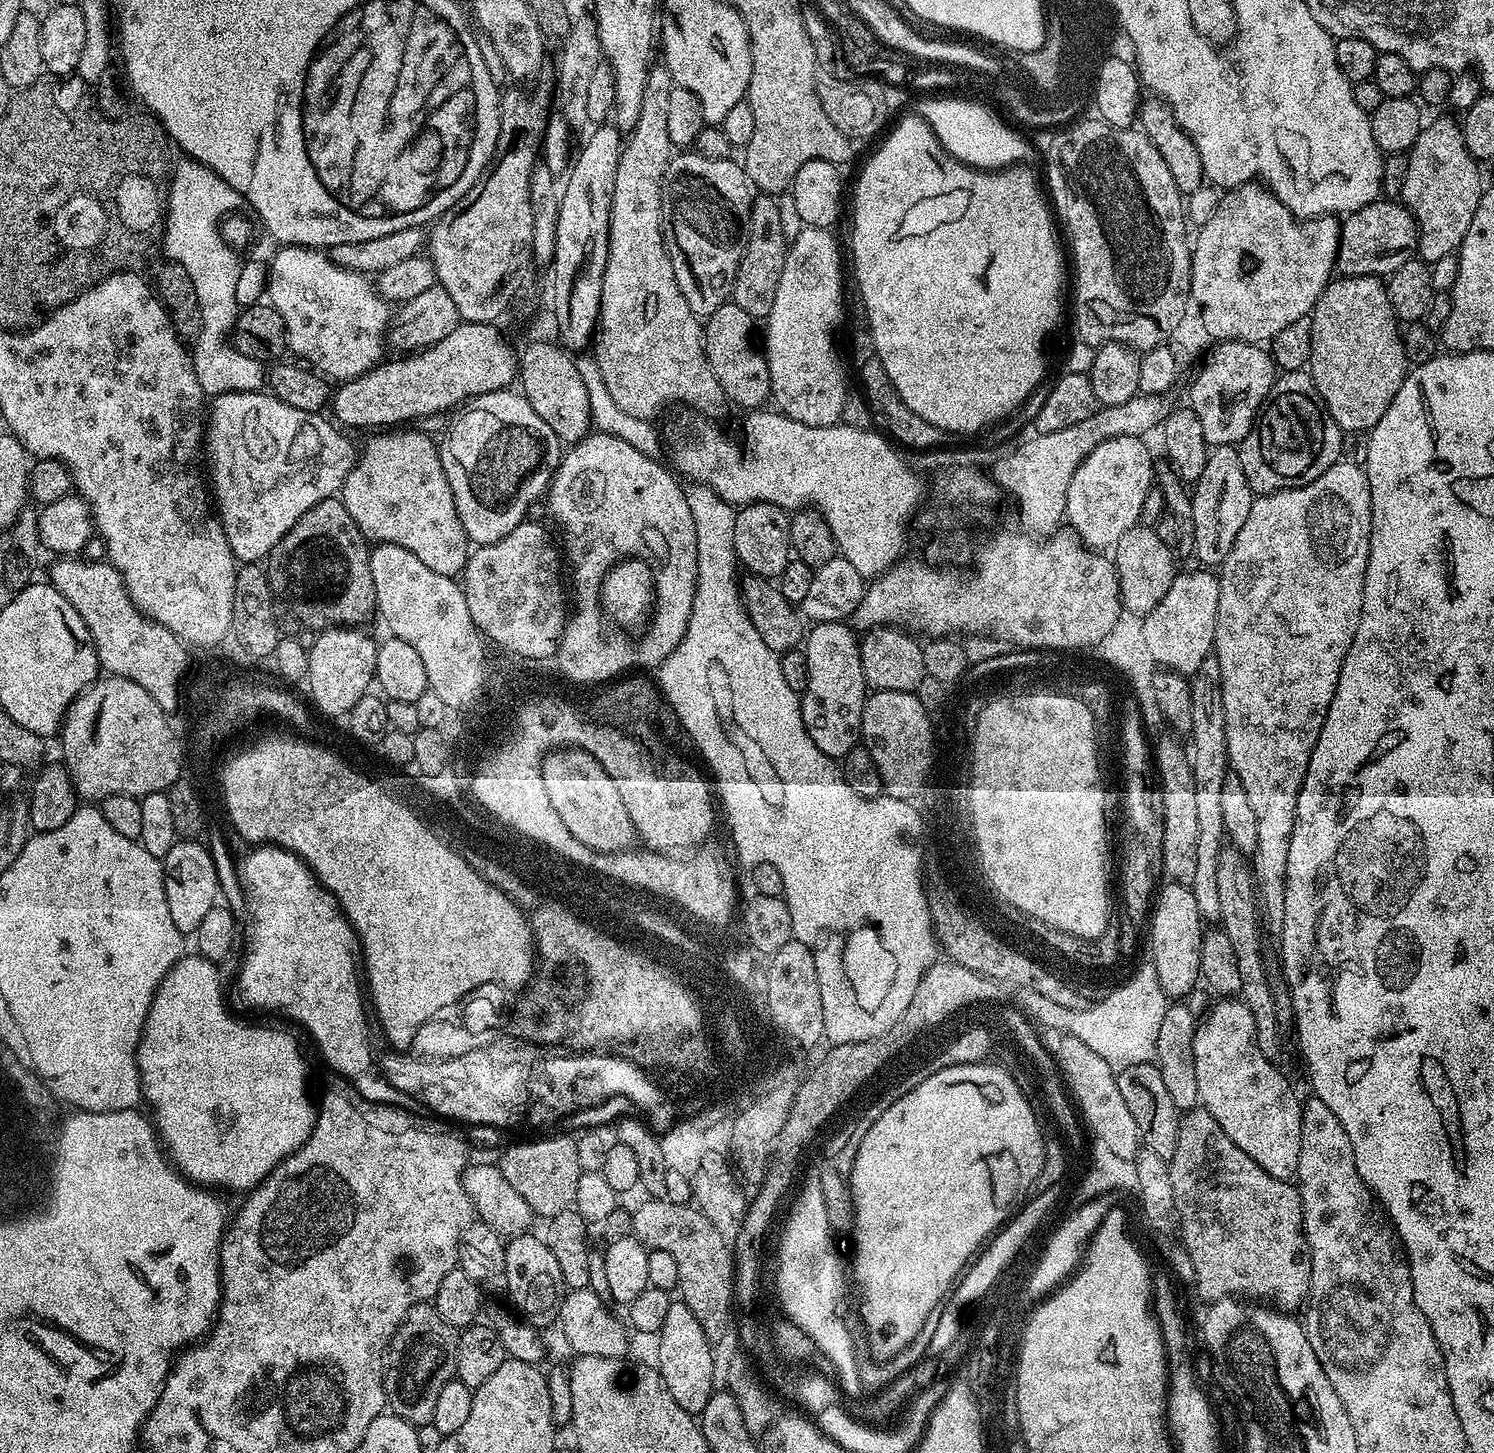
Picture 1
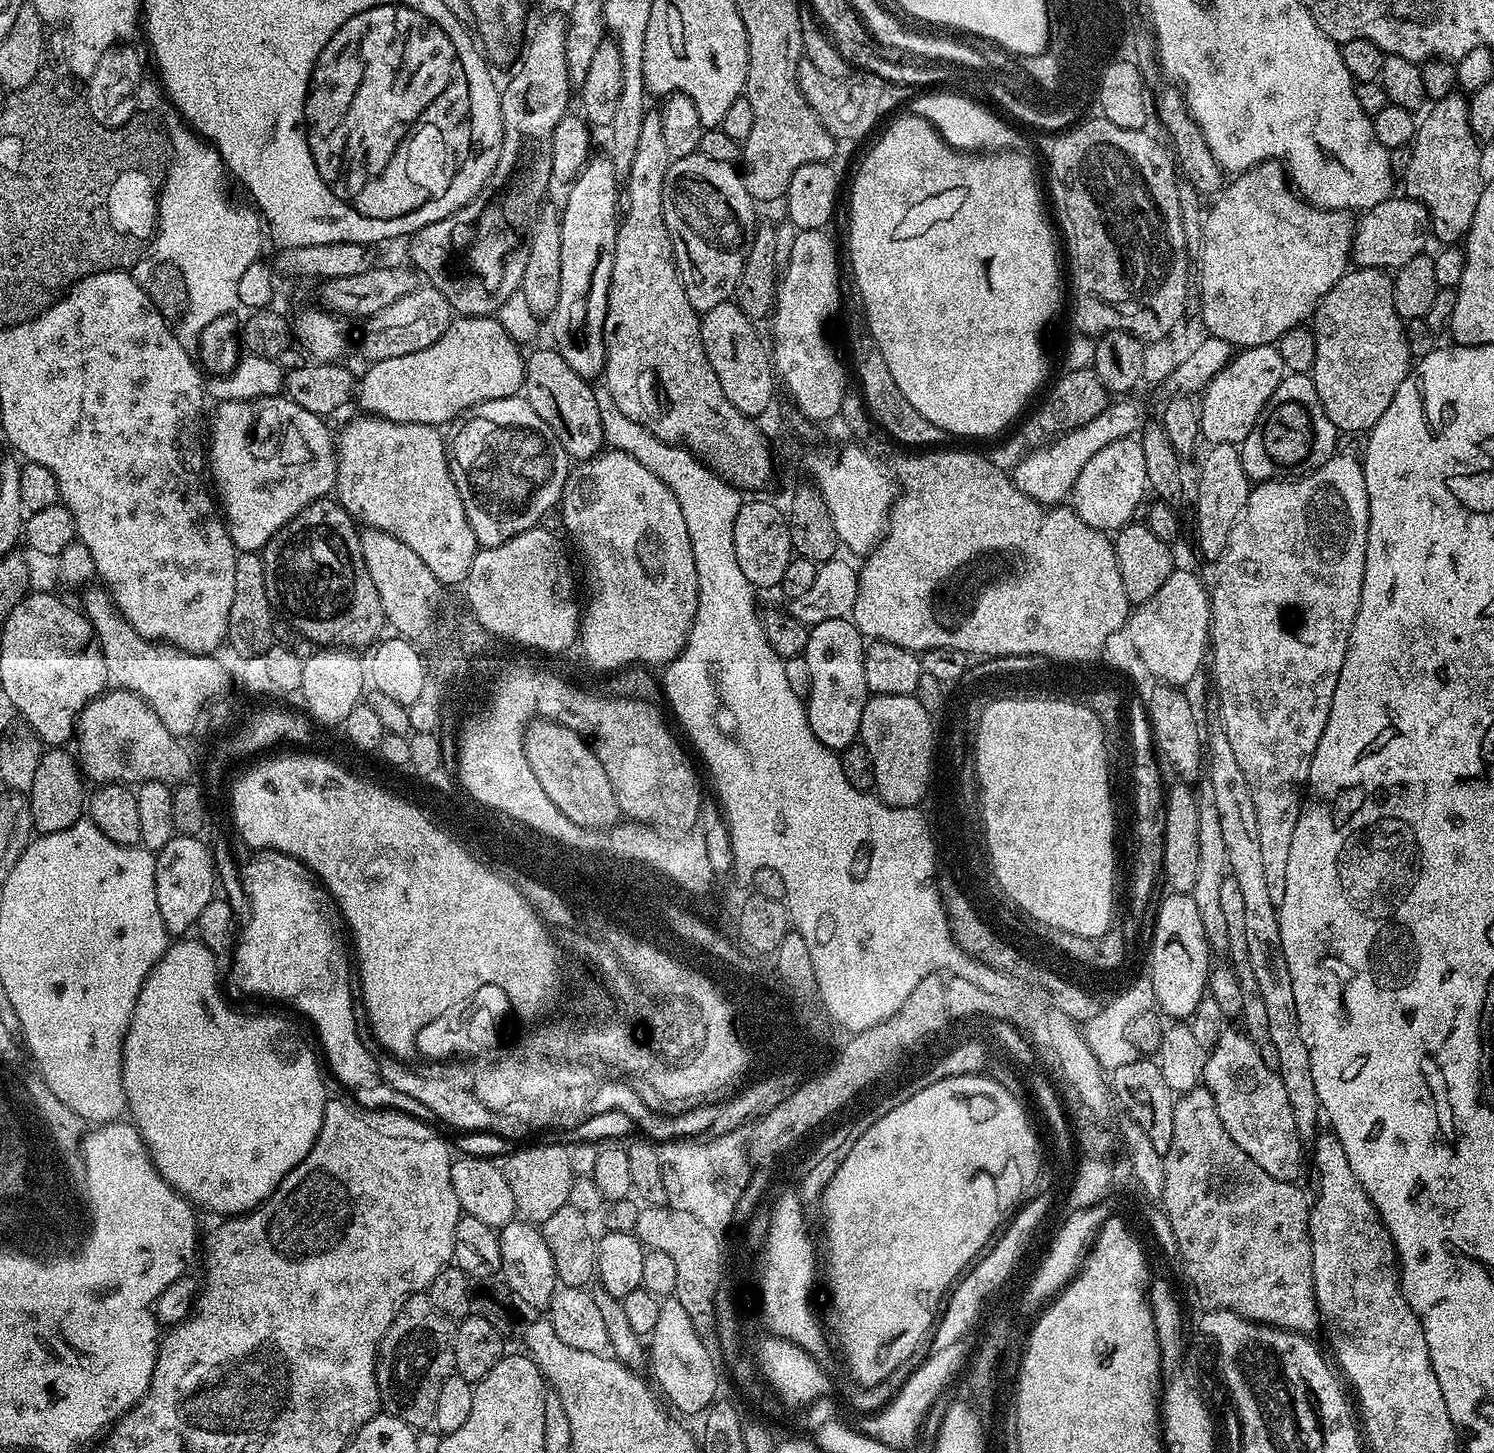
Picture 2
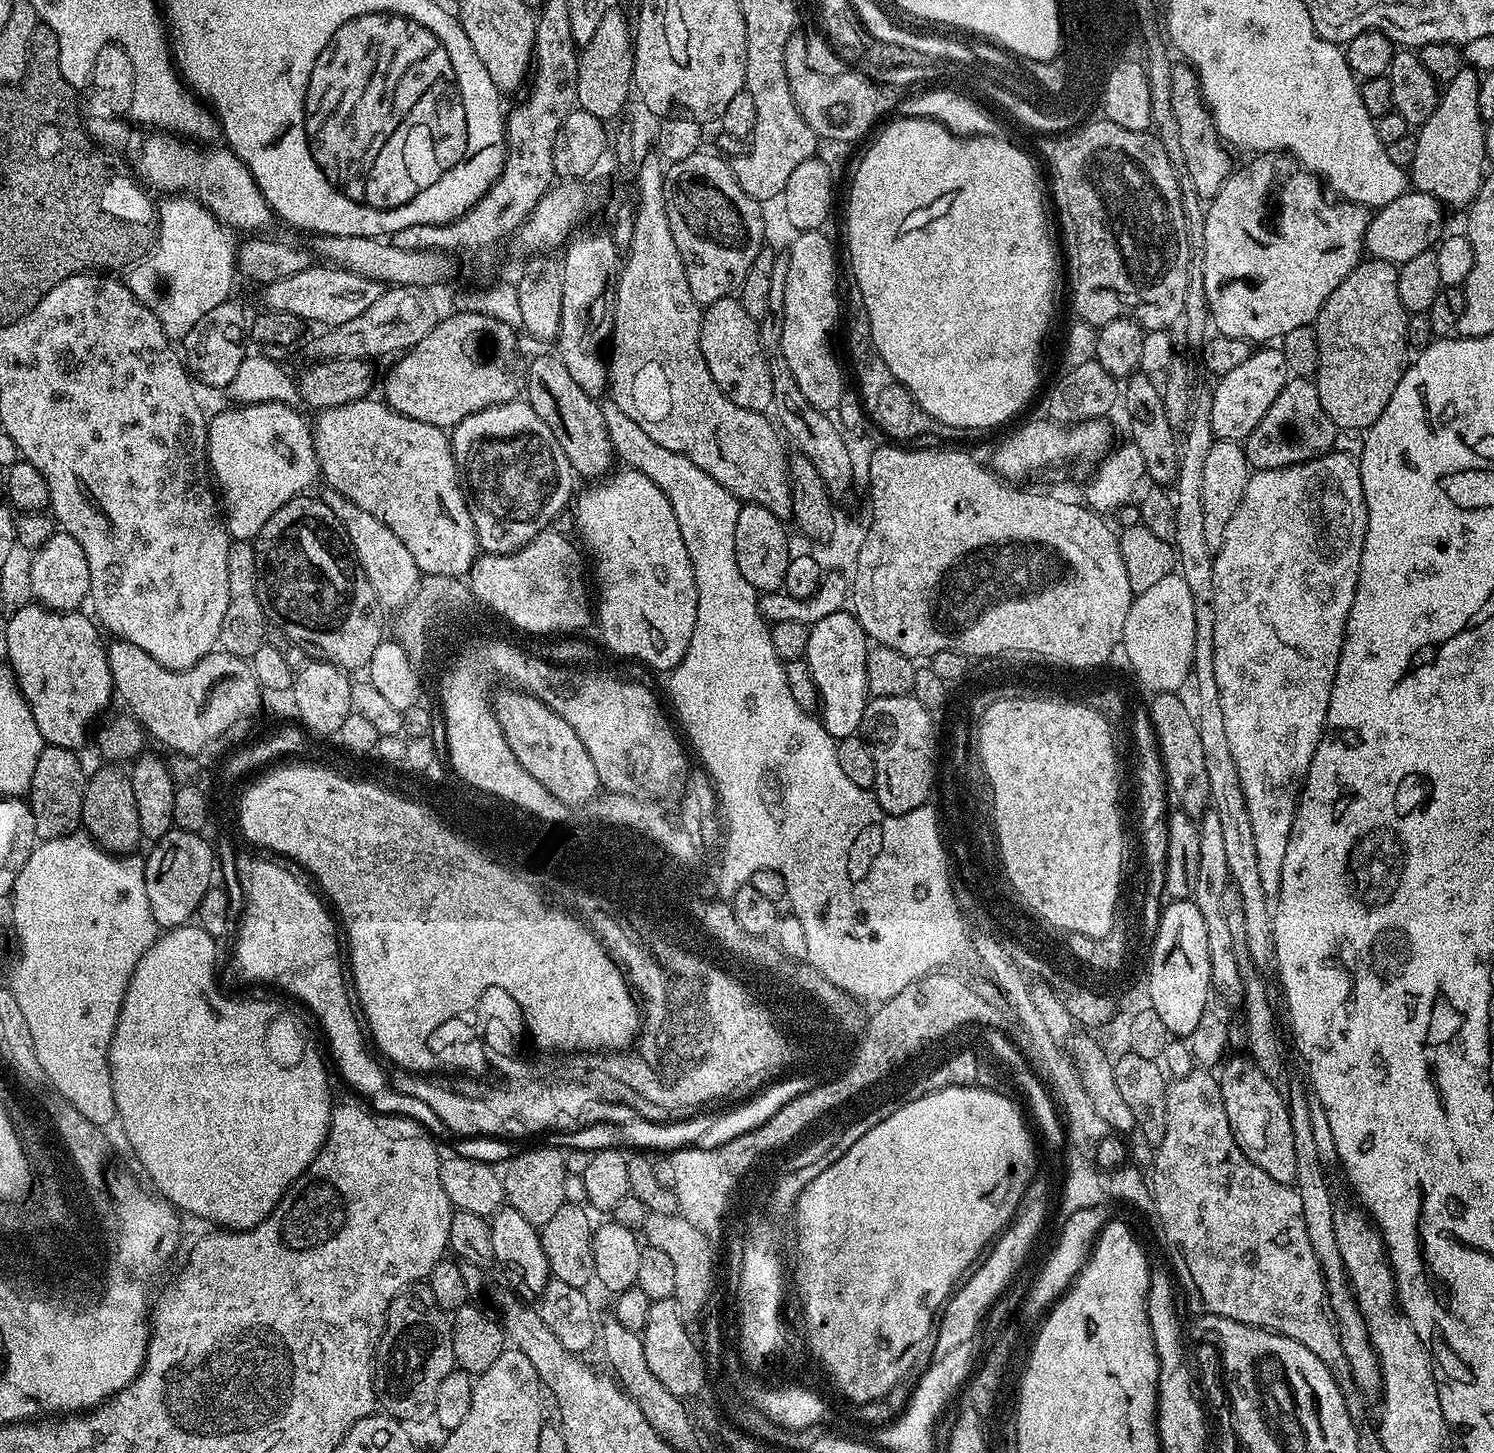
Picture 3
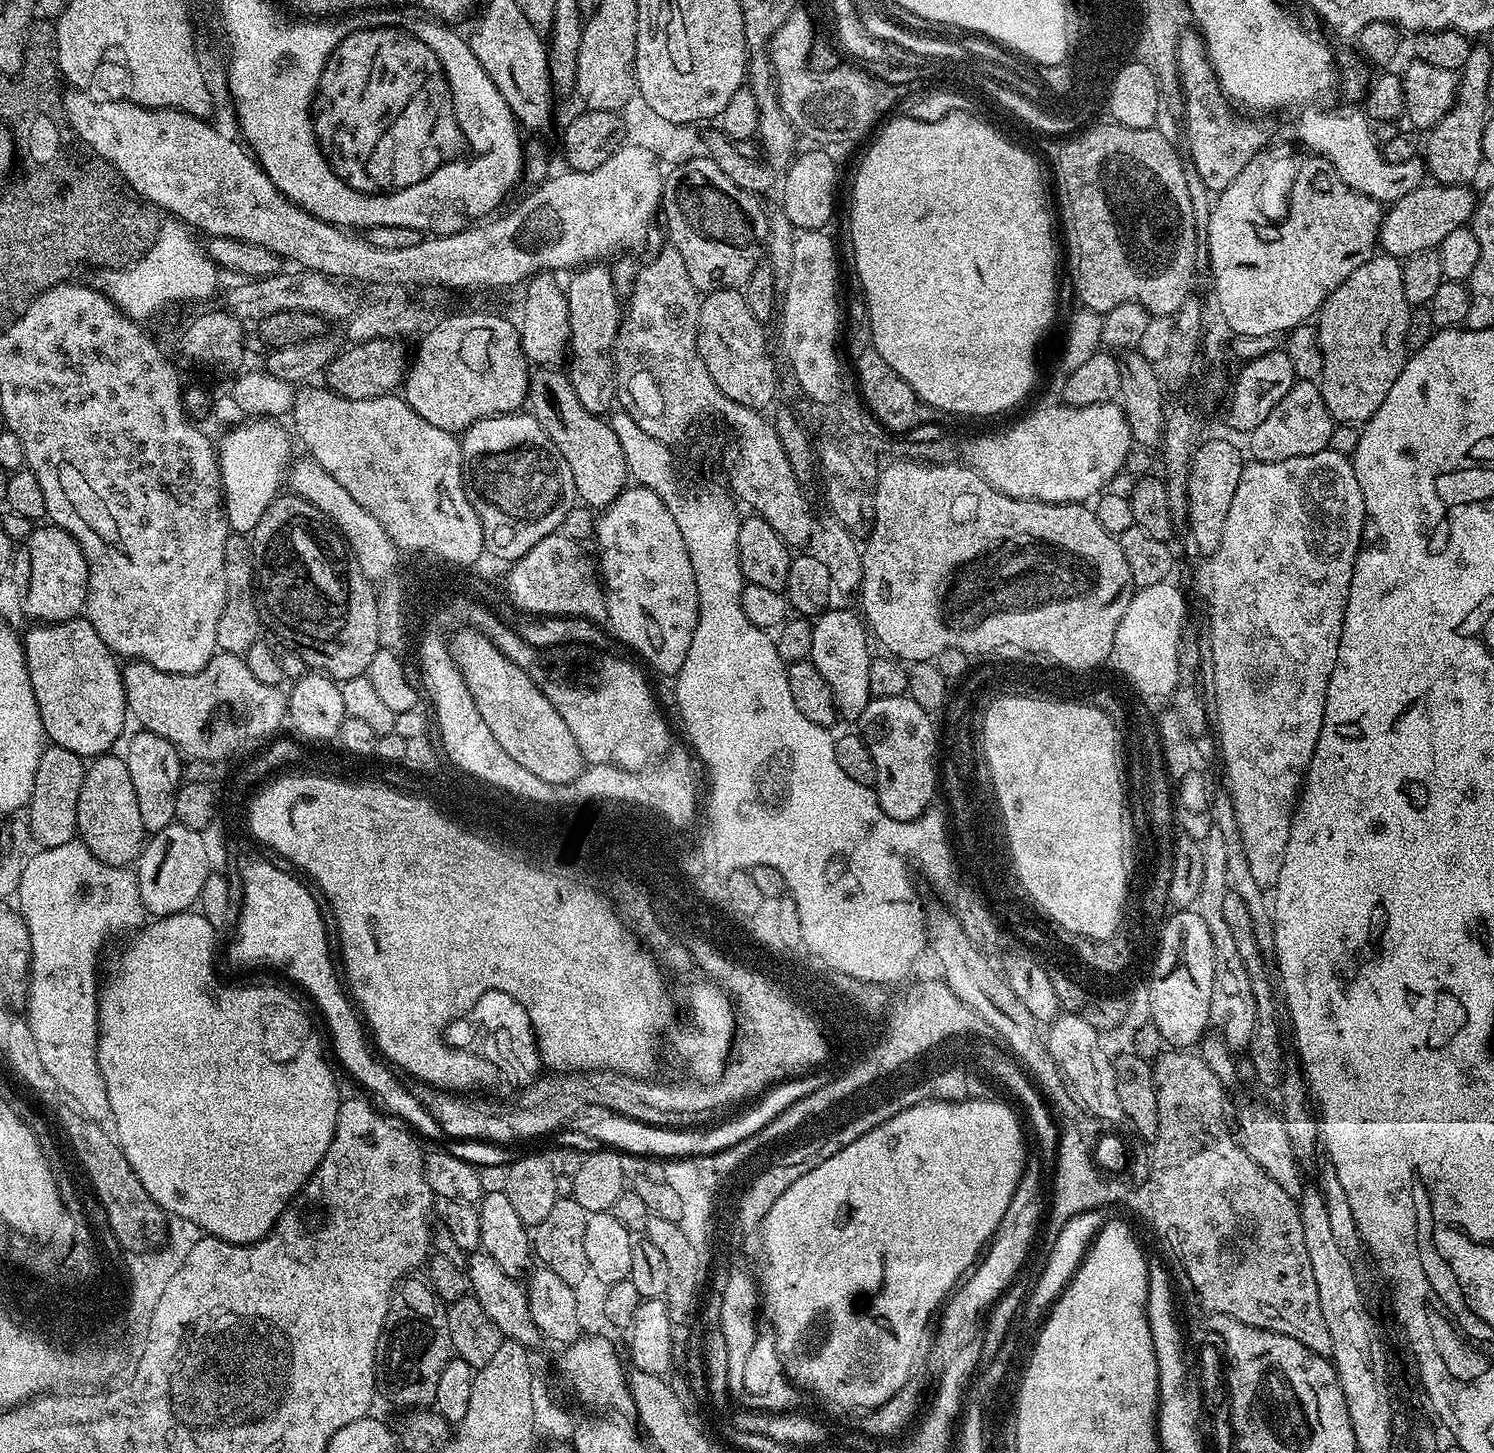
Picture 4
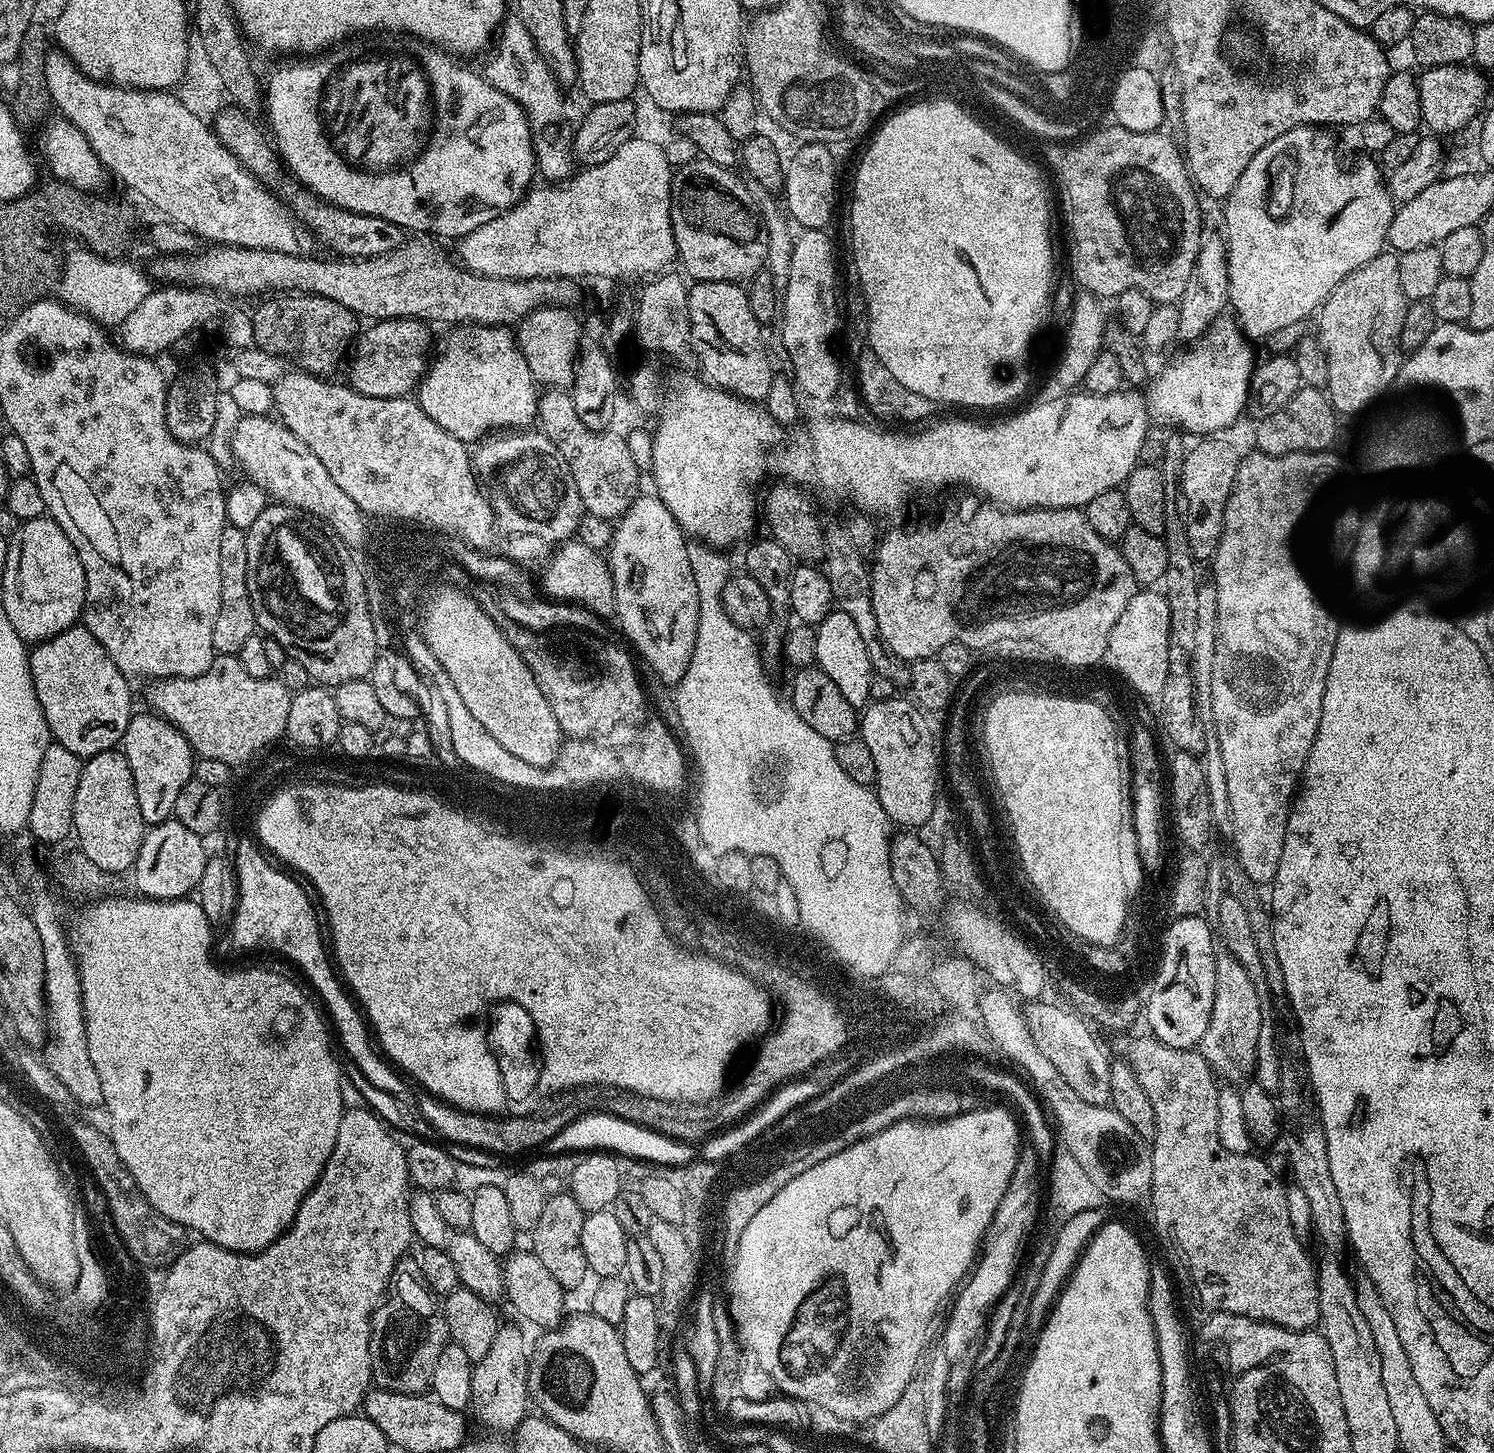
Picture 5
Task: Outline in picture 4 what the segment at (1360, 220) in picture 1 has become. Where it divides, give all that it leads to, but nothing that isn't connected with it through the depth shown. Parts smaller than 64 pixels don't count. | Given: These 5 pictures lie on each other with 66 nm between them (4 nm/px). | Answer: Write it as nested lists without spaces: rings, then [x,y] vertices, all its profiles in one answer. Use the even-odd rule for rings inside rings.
[[[1425,182],[1420,187],[1410,190],[1406,198],[1398,198],[1395,204],[1387,209],[1384,223],[1380,225],[1379,247],[1389,256],[1397,258],[1407,258],[1435,249],[1450,234],[1450,230],[1458,230],[1471,221],[1472,213],[1475,212],[1478,203],[1477,193],[1472,193],[1471,187],[1463,184],[1437,184],[1435,182]]]

